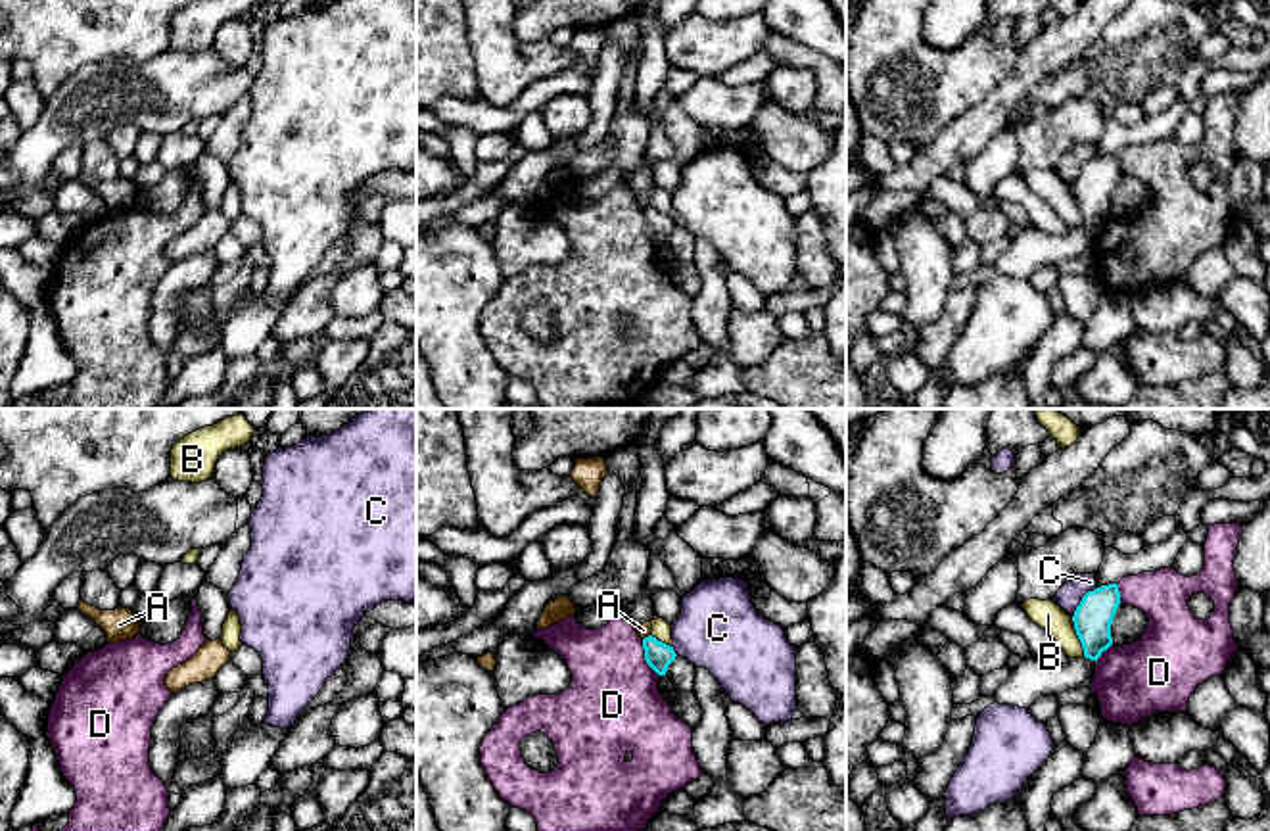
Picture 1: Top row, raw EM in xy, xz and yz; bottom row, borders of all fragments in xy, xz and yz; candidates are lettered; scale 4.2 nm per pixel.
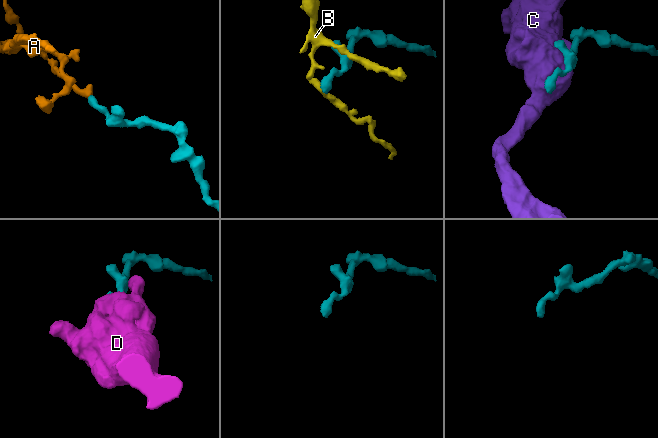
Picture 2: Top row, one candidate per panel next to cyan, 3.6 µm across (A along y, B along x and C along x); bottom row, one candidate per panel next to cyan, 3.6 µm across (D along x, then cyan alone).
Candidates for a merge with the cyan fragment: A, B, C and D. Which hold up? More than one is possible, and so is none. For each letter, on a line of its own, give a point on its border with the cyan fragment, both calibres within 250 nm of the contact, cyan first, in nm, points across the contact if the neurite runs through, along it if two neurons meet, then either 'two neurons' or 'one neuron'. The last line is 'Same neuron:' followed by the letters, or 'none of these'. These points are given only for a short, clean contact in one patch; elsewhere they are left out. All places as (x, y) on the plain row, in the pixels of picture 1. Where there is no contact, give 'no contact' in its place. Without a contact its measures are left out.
A: xz (645, 208) | 120/60 nm | along xz (649, 204), (643, 210) | two neurons
B: yz (1081, 212) | 160/120 nm | two neurons
C: yz (1082, 169) | 160/100 nm | two neurons
D: xz (645, 229) | 120/400 nm | two neurons
Same neuron: none of these

